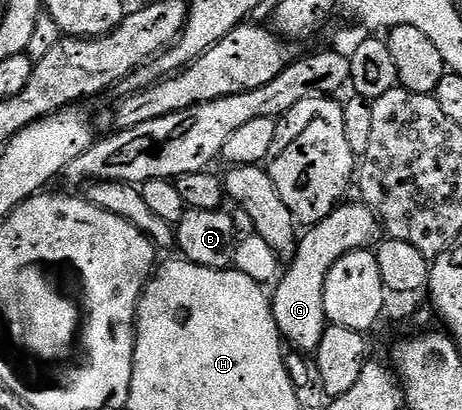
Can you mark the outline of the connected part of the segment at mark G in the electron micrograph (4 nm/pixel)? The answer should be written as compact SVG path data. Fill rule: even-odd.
M362 202L347 203L340 203L339 207L334 208L321 222L310 225L304 231L307 232L304 236L302 233L301 239L295 246L295 257L282 269L281 275L274 285L275 292L273 288L270 293L273 318L279 327L280 336L290 347L292 344L293 347L300 348L307 354L314 353L315 347L321 342L321 334L325 334L329 323L325 314L325 278L329 278L329 270L333 270L335 263L341 258L345 258L345 254L370 249L381 236L379 217L366 204Z

